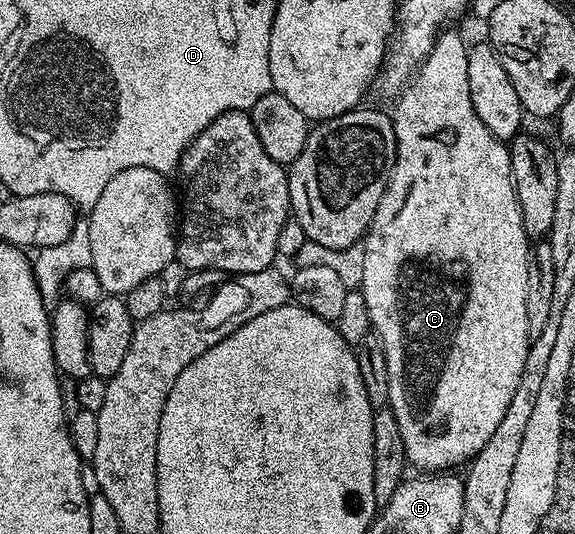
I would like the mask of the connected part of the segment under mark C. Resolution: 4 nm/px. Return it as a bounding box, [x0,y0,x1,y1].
[358,31,530,471]

